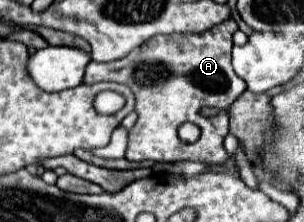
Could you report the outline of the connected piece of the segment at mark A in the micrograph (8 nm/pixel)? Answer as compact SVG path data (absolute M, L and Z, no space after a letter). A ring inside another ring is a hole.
M230 18L202 34L154 36L122 60L92 60L86 66L84 84L118 82L134 92L134 112L138 114L138 120L128 130L126 160L202 160L208 164L220 164L230 158L224 150L224 138L228 134L228 108L246 90L246 82L234 74L230 64L232 34L236 30L238 26ZM204 108L216 108L218 114L202 116ZM184 122L192 122L202 130L202 138L198 138L198 142L184 144L178 138L176 130Z

